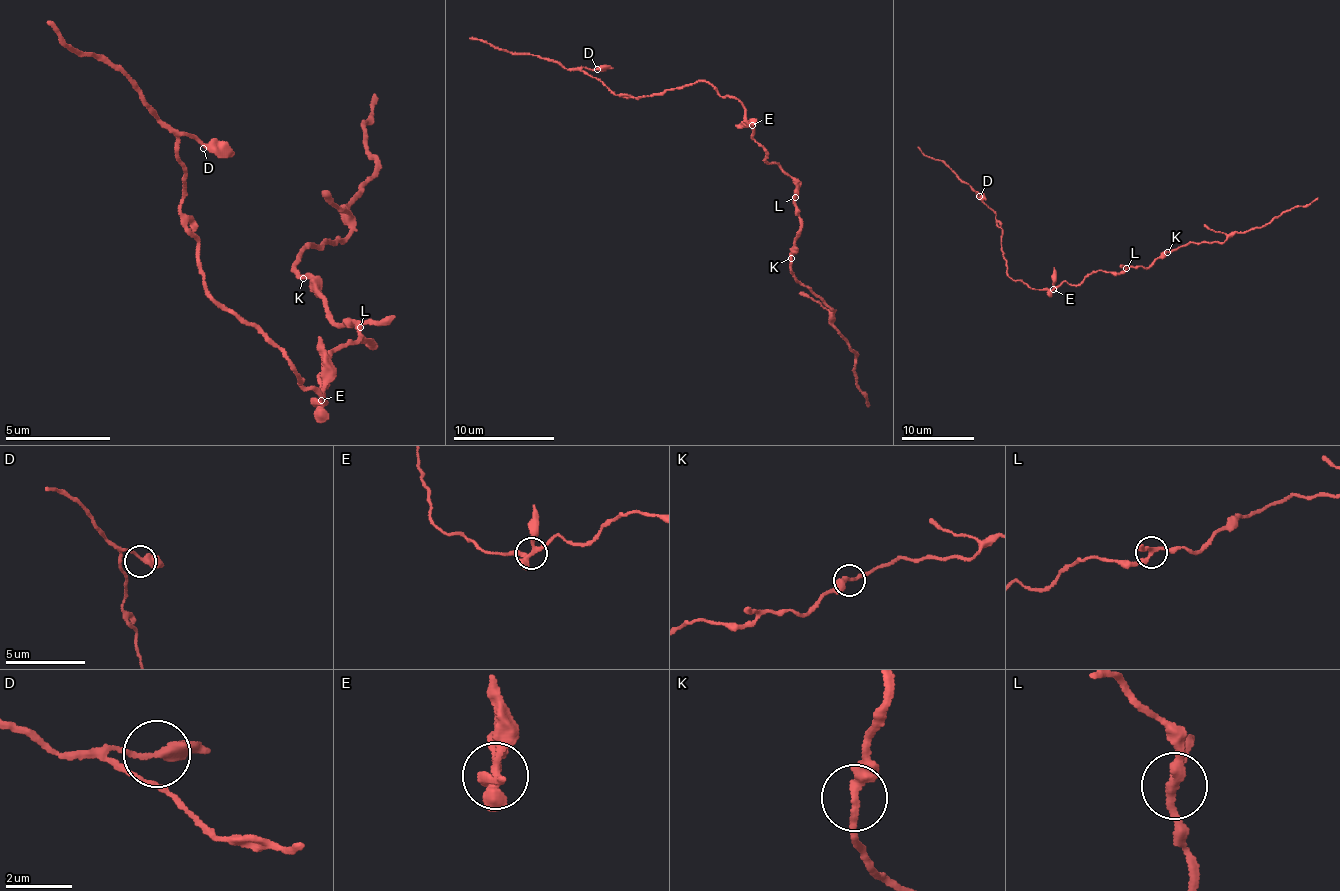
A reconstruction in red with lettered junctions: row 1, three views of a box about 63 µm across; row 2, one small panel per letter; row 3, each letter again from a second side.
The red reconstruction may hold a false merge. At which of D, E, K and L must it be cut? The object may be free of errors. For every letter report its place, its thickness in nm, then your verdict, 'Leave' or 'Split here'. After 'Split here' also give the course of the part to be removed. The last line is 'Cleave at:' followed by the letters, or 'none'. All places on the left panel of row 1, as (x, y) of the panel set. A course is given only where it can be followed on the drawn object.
D: Place: (203, 148). Thickness 320 nm. Leave
E: Place: (321, 400). Thickness 300 nm. Split here. Course of the part to remove: (323, 401), (320, 338)
K: Place: (303, 278). Thickness 280 nm. Leave
L: Place: (360, 327). Thickness 240 nm. Leave
Cleave at: E

